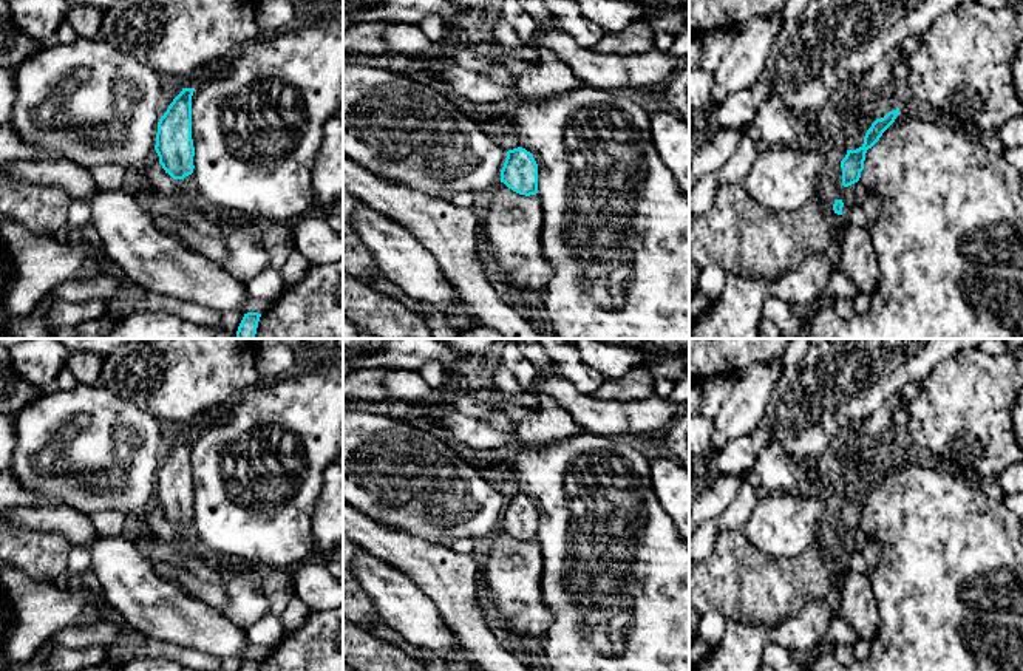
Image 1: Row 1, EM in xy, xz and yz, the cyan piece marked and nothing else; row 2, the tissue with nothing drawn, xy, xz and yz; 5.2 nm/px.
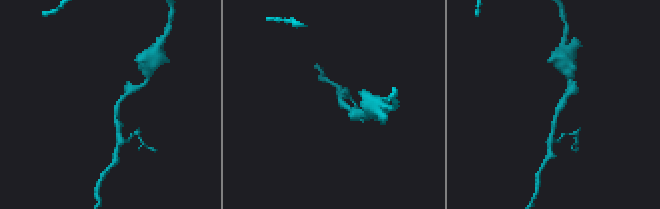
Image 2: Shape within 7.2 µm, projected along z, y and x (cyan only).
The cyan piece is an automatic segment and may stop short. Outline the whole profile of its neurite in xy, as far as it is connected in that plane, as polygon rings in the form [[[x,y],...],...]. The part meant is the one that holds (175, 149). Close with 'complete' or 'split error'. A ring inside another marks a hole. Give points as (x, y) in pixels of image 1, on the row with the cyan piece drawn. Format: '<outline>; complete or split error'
[[[182,88],[158,122],[155,150],[159,156],[159,164],[173,179],[184,179],[195,169],[192,96],[193,88]]]; complete

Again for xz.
[[[522,147],[508,150],[501,170],[501,182],[519,195],[536,195],[538,164],[533,155]]]; complete

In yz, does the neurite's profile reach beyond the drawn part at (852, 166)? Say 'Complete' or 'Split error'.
Complete

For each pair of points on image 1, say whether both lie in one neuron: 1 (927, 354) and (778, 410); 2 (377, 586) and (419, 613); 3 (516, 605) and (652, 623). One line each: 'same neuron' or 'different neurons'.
1: same neuron
2: same neuron
3: different neurons

